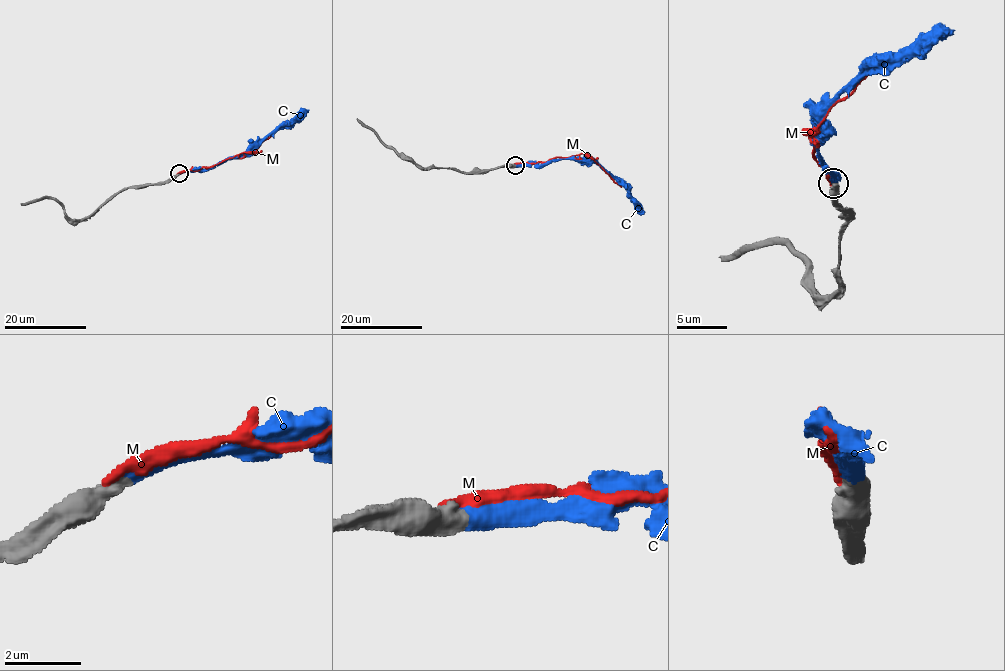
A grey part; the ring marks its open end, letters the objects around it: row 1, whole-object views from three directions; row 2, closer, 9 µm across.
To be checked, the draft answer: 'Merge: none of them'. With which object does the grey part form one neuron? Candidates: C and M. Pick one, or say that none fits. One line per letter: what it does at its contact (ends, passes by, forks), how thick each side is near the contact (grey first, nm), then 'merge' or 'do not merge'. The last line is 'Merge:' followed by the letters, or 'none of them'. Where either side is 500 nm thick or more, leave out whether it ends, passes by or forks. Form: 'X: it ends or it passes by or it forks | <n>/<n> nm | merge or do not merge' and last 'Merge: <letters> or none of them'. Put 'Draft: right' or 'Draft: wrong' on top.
Draft: wrong
C: it ends | 440/400 nm | merge
M: 550/280 nm | do not merge
Merge: C

